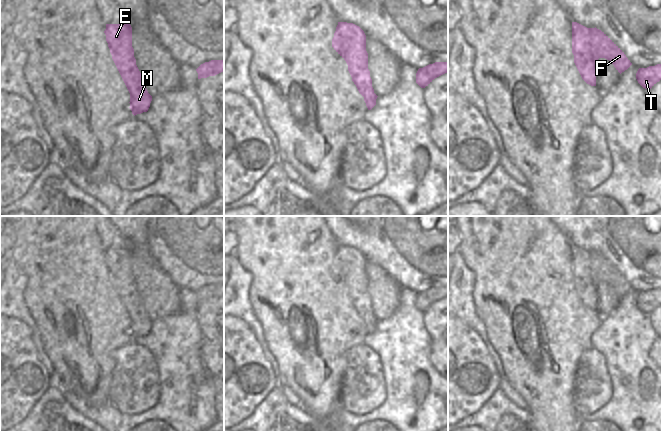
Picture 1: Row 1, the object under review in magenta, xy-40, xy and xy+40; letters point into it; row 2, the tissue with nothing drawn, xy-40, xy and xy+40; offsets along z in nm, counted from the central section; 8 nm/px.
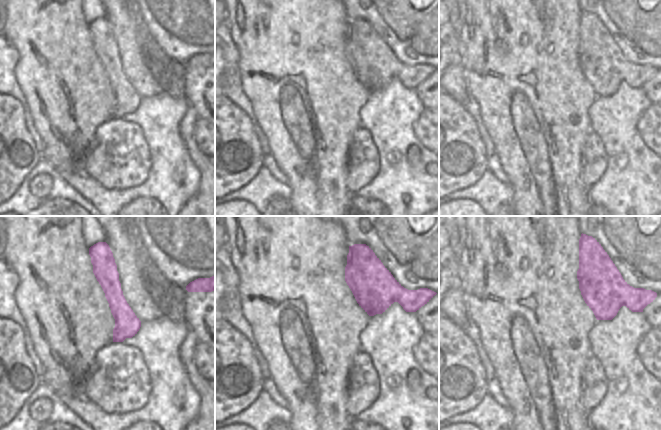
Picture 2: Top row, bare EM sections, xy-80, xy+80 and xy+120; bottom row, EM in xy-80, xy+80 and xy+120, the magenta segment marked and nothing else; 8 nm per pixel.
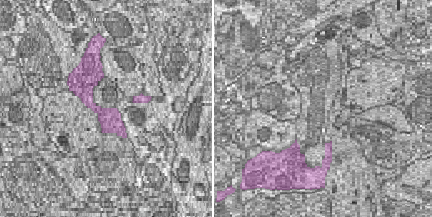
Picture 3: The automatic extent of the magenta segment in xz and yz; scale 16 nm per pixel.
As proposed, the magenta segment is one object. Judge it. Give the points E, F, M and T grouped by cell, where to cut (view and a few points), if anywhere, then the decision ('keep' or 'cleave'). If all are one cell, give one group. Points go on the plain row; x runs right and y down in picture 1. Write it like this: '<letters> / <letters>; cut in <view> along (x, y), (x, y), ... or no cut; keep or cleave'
E F M T; no cut; keep

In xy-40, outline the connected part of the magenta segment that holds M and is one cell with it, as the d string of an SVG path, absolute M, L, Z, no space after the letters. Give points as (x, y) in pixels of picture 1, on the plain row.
M106 248L104 255L112 283L130 317L130 333L135 340L147 336L152 320L136 289L130 248Z

